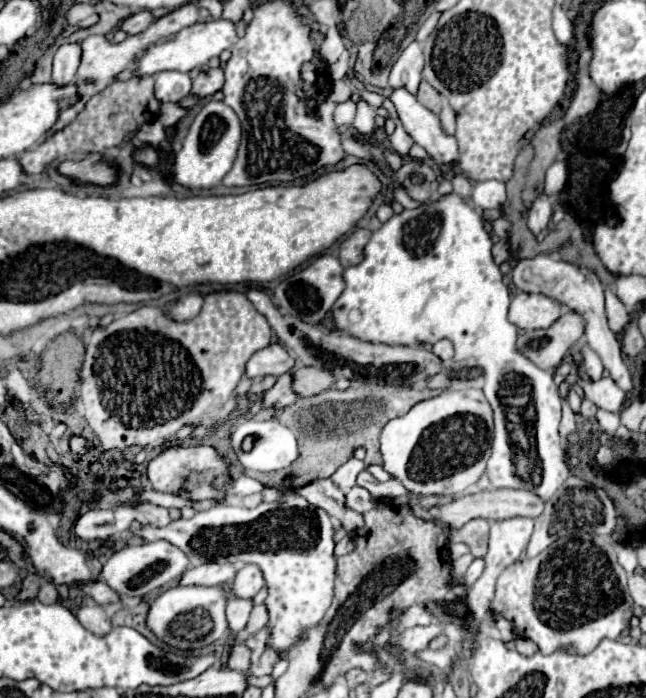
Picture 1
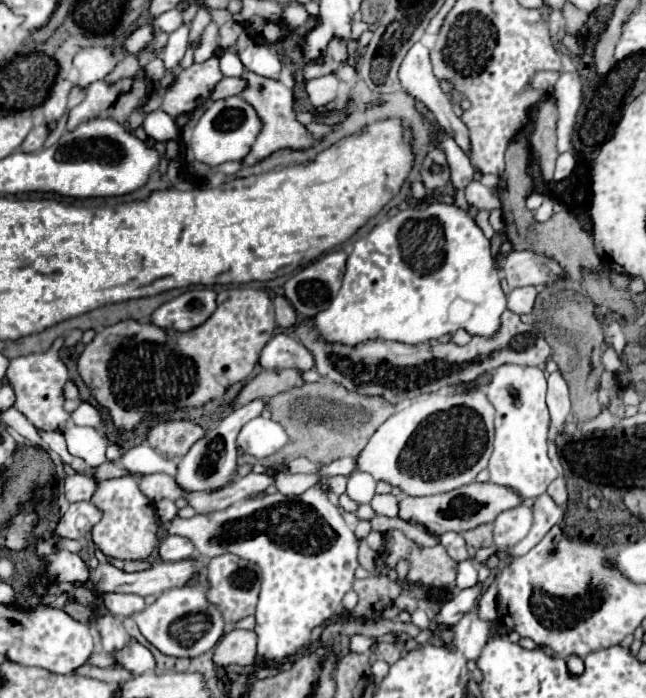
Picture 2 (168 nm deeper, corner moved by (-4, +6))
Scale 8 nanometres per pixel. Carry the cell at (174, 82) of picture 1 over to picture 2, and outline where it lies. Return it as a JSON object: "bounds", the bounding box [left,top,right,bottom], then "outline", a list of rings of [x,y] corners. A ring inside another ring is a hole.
{"bounds":[161,24,189,86],"outline":[[[181,24],[179,30],[175,30],[173,34],[169,34],[169,42],[165,46],[163,52],[163,60],[165,60],[165,68],[169,70],[169,74],[161,80],[161,86],[167,86],[173,80],[175,68],[181,62],[185,48],[187,48],[187,36],[189,36],[189,24]]]}

